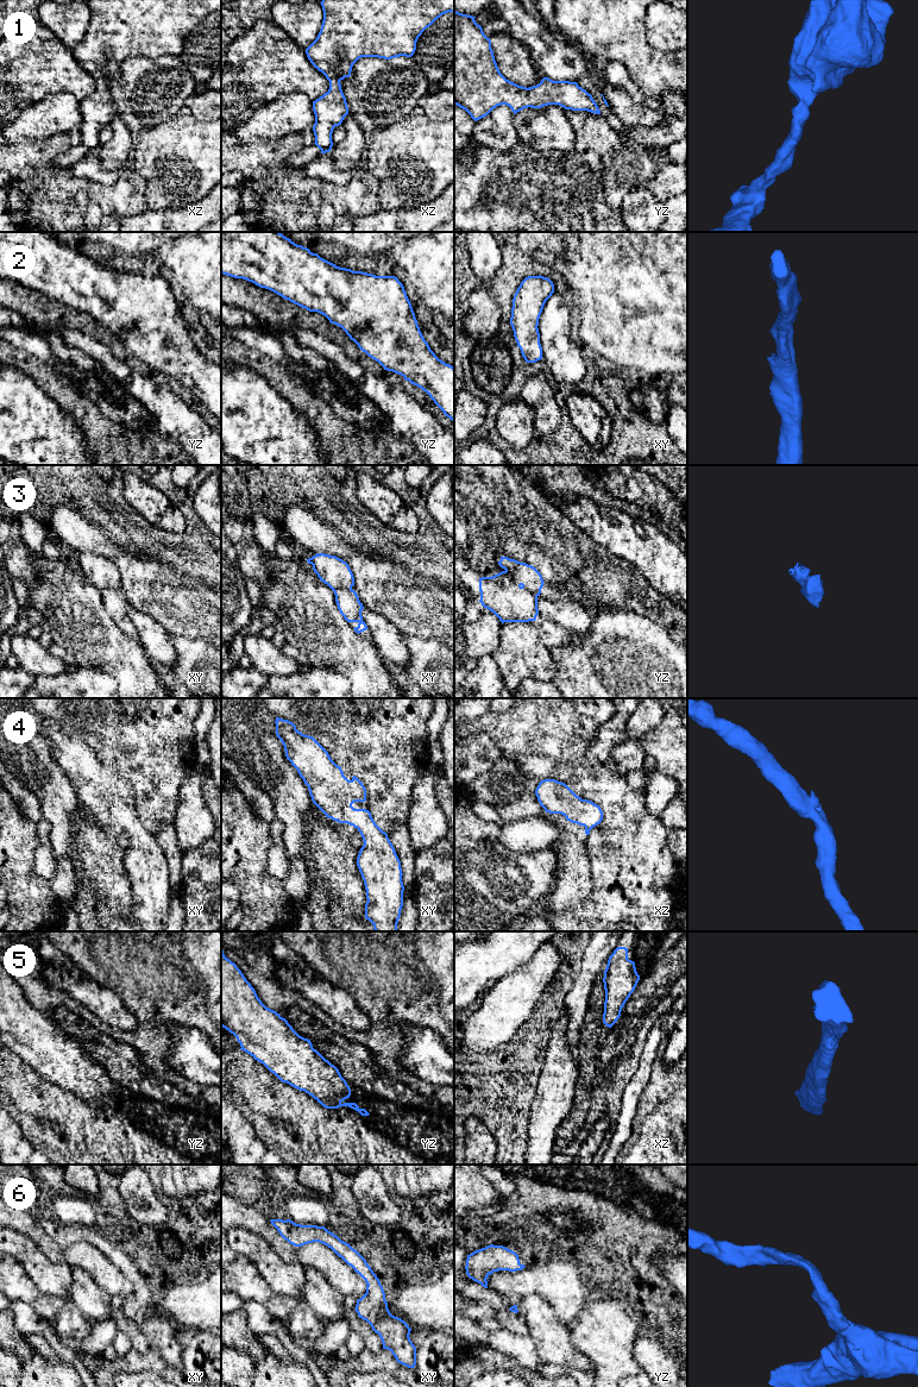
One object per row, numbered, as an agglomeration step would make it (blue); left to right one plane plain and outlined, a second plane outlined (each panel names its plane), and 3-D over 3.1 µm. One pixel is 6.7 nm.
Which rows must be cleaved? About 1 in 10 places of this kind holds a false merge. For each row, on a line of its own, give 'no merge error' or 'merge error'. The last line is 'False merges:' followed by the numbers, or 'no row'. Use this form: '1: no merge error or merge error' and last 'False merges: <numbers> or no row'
1: no merge error
2: no merge error
3: merge error
4: no merge error
5: no merge error
6: no merge error
False merges: 3

